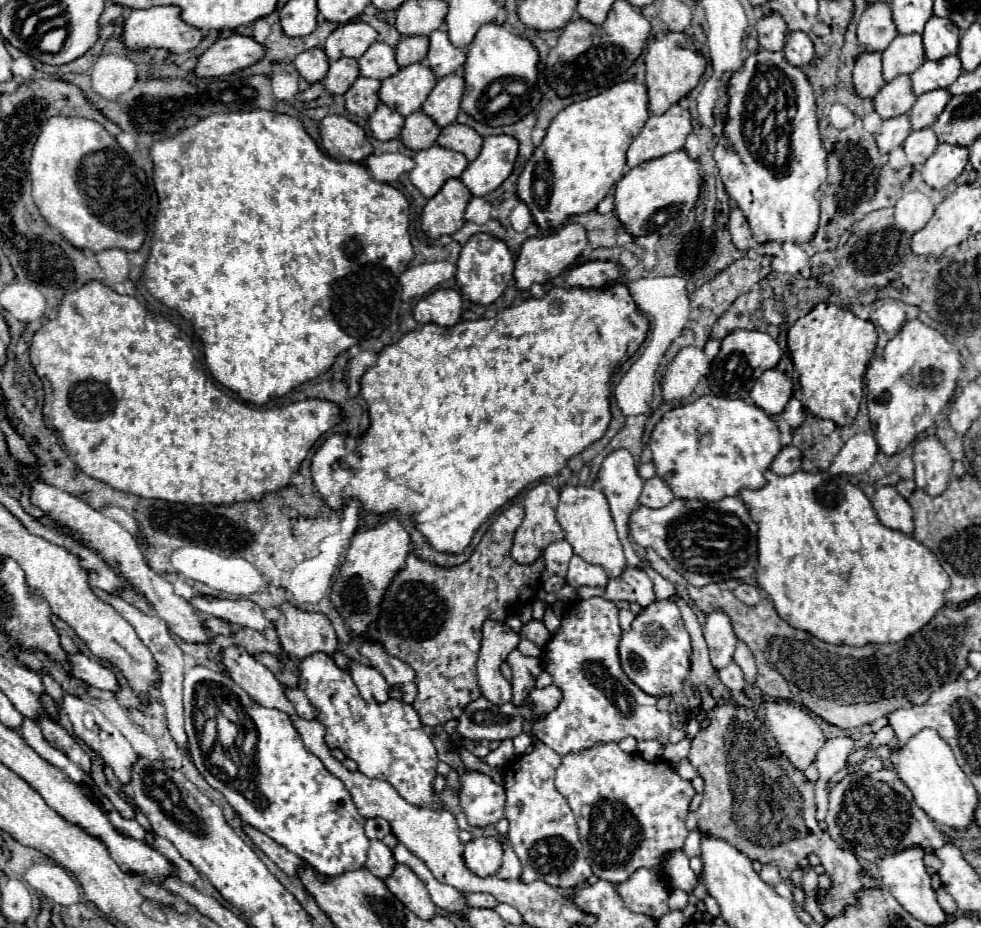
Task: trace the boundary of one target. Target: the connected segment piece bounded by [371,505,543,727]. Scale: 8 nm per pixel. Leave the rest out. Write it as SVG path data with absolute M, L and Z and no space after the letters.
M511 505L507 511L503 511L487 529L481 543L475 547L471 559L459 567L443 569L431 563L425 563L415 553L409 553L407 567L393 579L383 603L381 603L381 617L371 627L371 635L385 647L387 653L393 657L399 657L407 665L413 667L417 677L419 693L413 701L413 707L421 719L423 725L435 727L443 725L451 719L457 719L459 713L463 713L463 707L475 699L481 697L477 675L475 675L475 663L481 647L481 627L487 619L493 619L497 623L503 623L509 615L519 613L521 607L533 603L537 597L537 591L541 589L541 573L543 573L543 559L539 557L531 565L519 565L511 557L511 545L513 535L523 519L523 507Z

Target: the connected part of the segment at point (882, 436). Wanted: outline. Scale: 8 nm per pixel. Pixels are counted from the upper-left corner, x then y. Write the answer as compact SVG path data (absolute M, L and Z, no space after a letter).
M919 319L907 321L887 343L881 357L871 359L866 372L867 409L873 421L873 435L885 455L907 449L913 439L925 433L937 413L945 409L961 373L959 351L935 329Z

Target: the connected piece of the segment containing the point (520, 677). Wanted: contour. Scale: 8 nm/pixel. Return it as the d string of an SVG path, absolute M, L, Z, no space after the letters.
M511 651L507 657L507 663L513 669L513 703L515 705L525 705L529 693L535 689L535 679L543 671L543 661L541 657L525 657L521 651Z

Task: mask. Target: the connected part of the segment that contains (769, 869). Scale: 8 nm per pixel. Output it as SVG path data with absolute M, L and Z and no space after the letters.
M767 863L767 865L763 865L763 869L761 869L761 873L759 873L759 877L767 883L767 885L771 885L771 887L775 887L779 881L781 881L781 877L779 877L779 871L777 871L777 867L775 865L771 865L771 863Z

